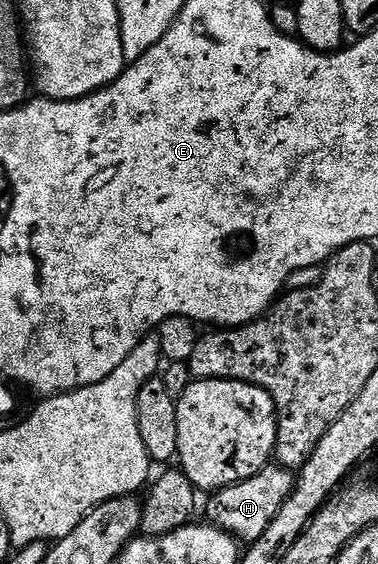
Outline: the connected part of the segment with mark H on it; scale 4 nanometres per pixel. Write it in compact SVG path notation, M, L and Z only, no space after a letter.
M281 466L268 467L259 476L242 480L239 484L233 484L213 493L209 497L210 505L208 500L204 512L210 515L207 516L209 523L216 528L224 529L239 541L259 540L264 530L268 530L272 520L276 518L276 514L280 514L284 502L288 502L294 489L295 479L295 473L291 469Z

